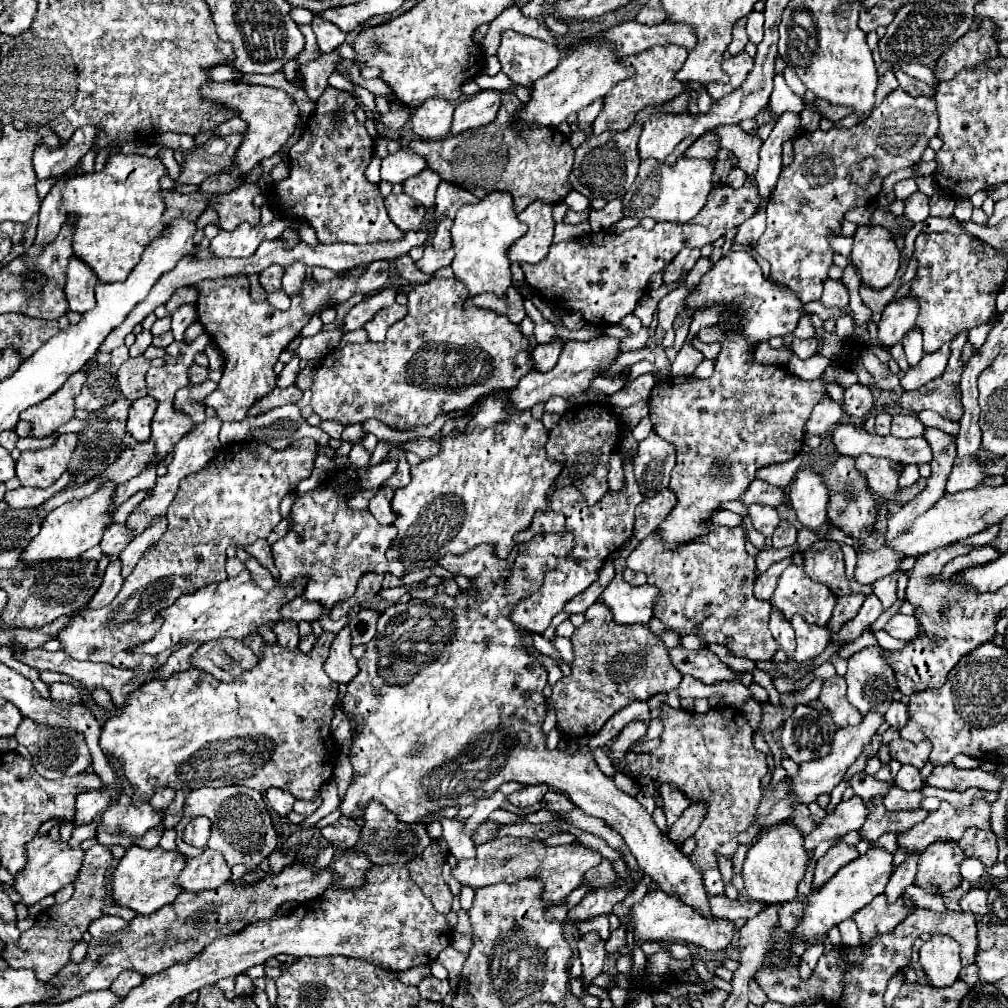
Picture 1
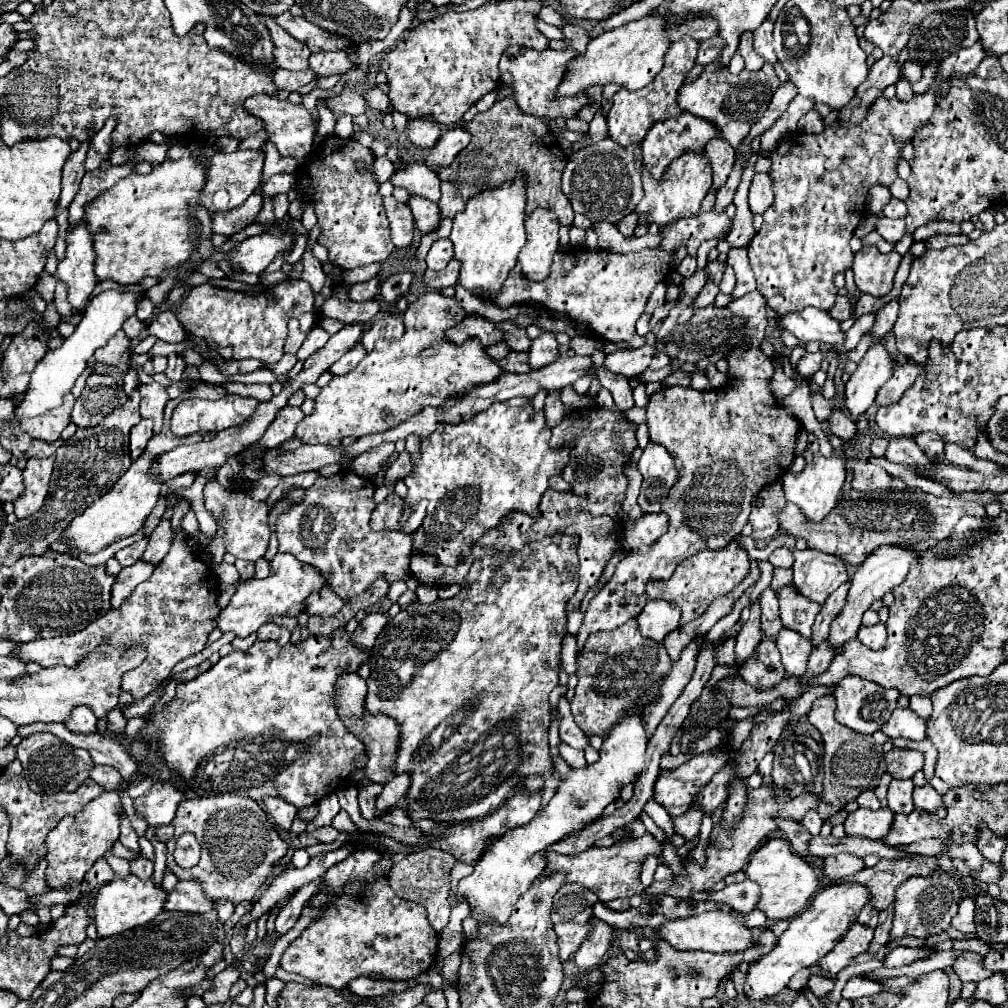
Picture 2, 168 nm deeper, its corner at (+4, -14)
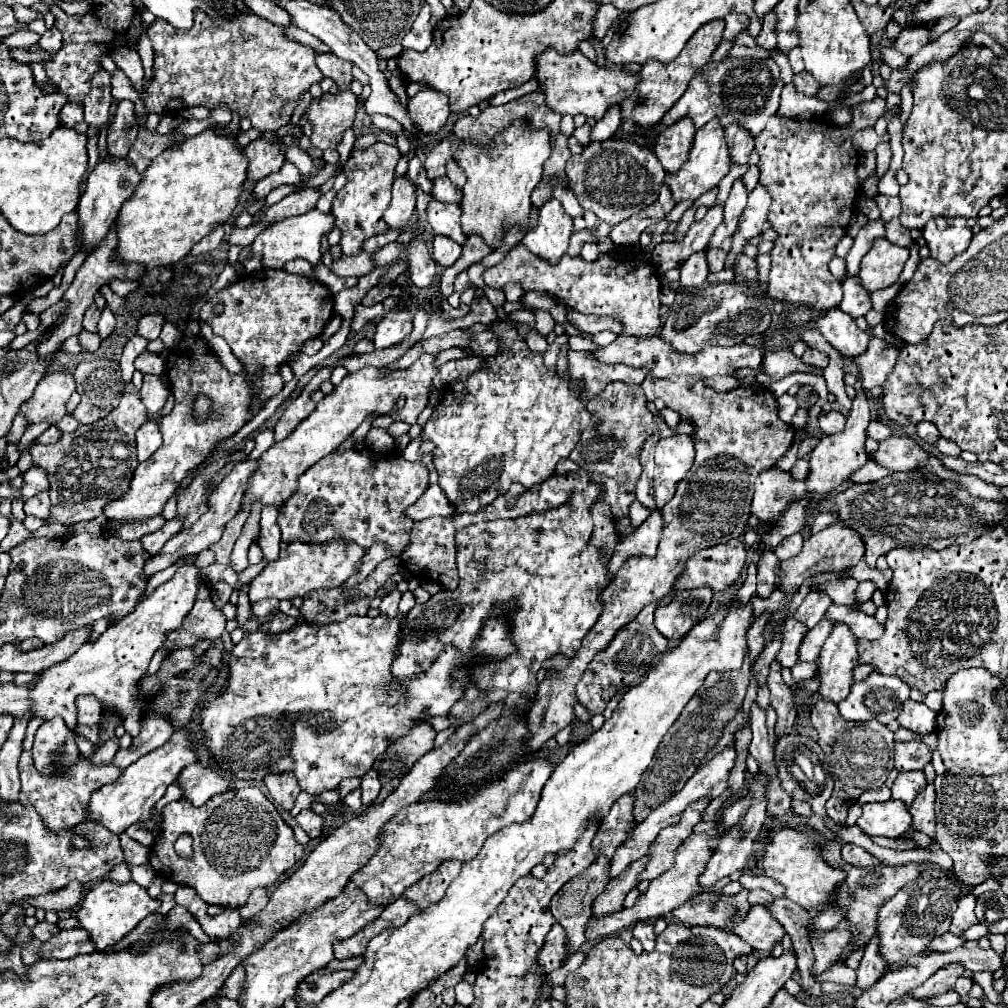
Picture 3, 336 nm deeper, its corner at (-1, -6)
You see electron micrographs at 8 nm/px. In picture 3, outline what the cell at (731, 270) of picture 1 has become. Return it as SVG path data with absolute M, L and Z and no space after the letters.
M839 308L825 310L815 322L811 322L811 326L821 330L825 340L843 356L855 358L867 350L869 336L859 330L855 320Z

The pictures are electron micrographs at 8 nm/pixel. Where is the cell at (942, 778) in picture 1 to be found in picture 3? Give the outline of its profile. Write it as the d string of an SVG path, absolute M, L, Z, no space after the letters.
M929 782L925 790L915 798L913 806L909 806L909 812L913 816L913 826L927 836L935 834L935 786Z

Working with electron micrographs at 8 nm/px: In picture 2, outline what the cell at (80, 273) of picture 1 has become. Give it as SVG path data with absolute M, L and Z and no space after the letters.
M82 218L80 226L66 234L66 258L56 270L56 278L68 286L68 302L74 310L84 308L98 282L92 268L94 260L96 254L92 250L92 234L88 234Z

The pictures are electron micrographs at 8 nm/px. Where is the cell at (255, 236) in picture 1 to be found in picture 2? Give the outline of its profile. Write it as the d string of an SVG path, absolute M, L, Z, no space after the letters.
M264 232L260 236L250 236L244 242L238 244L238 250L234 254L228 254L226 258L232 264L242 264L244 272L250 274L262 274L276 256L286 254L292 250L292 236L288 232L272 234Z

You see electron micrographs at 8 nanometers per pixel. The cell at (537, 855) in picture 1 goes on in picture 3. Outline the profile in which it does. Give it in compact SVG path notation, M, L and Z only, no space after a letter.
M701 798L701 800L693 802L681 814L679 824L667 826L665 830L659 832L657 840L649 846L649 862L647 862L647 868L637 876L639 882L641 880L655 880L673 866L675 850L681 846L681 842L685 838L689 838L689 834L693 832L693 826L701 820L701 814L707 808L707 804L709 804L709 798Z

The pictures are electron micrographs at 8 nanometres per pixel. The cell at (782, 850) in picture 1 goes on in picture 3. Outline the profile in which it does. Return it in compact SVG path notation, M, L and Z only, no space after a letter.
M783 828L781 832L777 832L771 838L771 842L767 842L761 864L763 864L765 876L769 876L775 882L783 884L785 898L789 898L791 902L799 904L805 910L815 910L821 904L825 904L829 894L833 892L835 884L845 880L845 872L843 870L831 868L819 858L817 842L813 842L807 834L791 830L791 828Z

